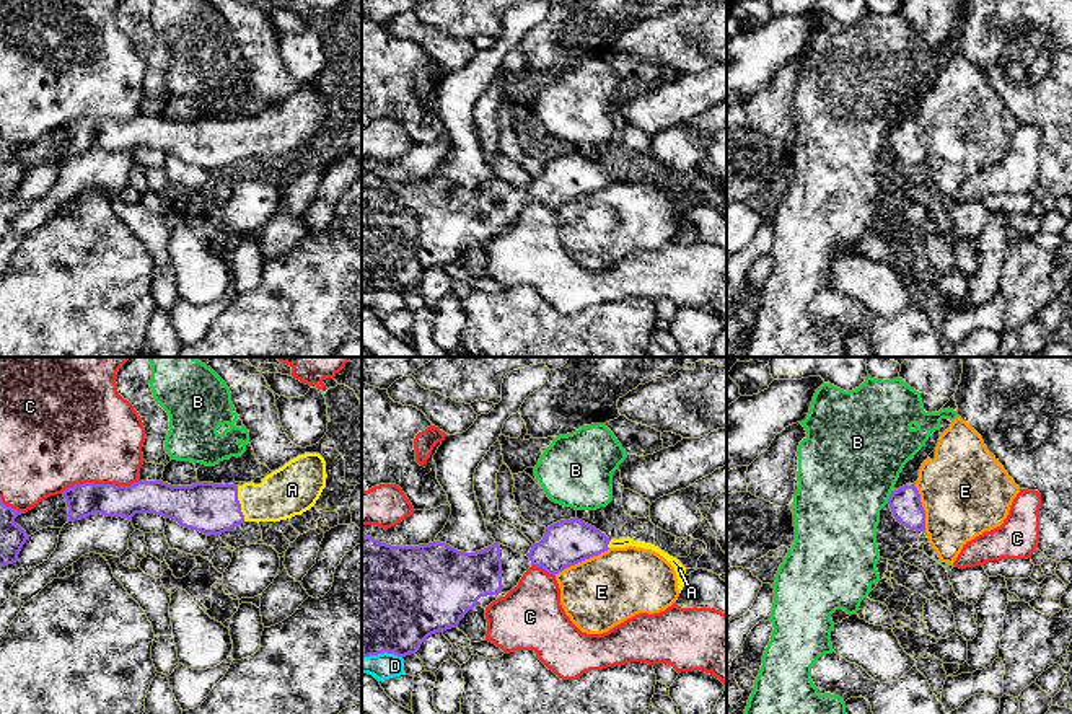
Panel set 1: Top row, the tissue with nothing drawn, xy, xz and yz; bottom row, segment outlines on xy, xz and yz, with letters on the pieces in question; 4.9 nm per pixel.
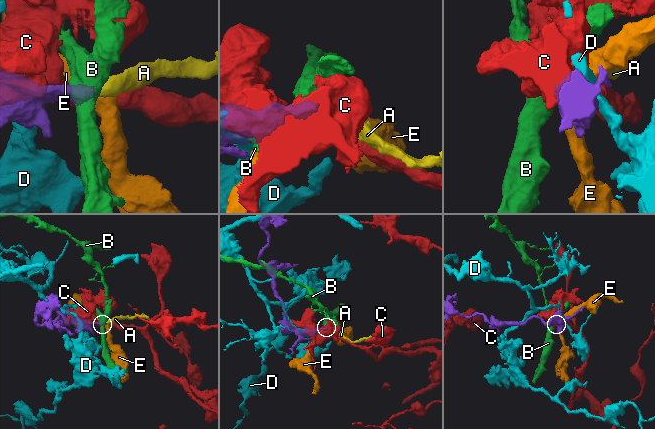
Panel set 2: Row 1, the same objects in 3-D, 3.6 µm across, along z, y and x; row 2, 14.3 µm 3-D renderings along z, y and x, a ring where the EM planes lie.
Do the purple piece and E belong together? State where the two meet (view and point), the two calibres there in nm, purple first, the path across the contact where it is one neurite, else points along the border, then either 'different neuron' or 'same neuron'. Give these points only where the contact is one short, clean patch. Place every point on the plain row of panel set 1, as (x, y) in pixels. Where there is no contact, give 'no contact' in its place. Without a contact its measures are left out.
contact xz (582, 194); calibres 220 and 360 nm; different neuron

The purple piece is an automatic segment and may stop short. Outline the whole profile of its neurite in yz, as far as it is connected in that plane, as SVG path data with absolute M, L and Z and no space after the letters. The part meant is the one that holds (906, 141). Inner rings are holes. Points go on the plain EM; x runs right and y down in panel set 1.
M914 119L893 126L888 139L896 156L909 165L925 166L925 145Z

